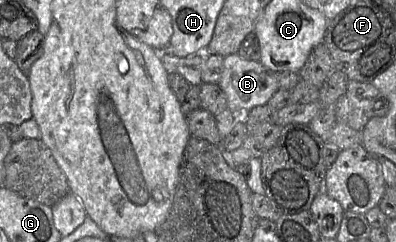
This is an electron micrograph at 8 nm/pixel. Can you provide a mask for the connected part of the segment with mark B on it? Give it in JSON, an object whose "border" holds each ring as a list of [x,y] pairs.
{"border":[[[237,53],[225,56],[218,85],[226,95],[228,109],[237,115],[242,115],[256,106],[267,104],[279,89],[277,73],[279,72],[266,68],[259,61],[246,60]]]}

